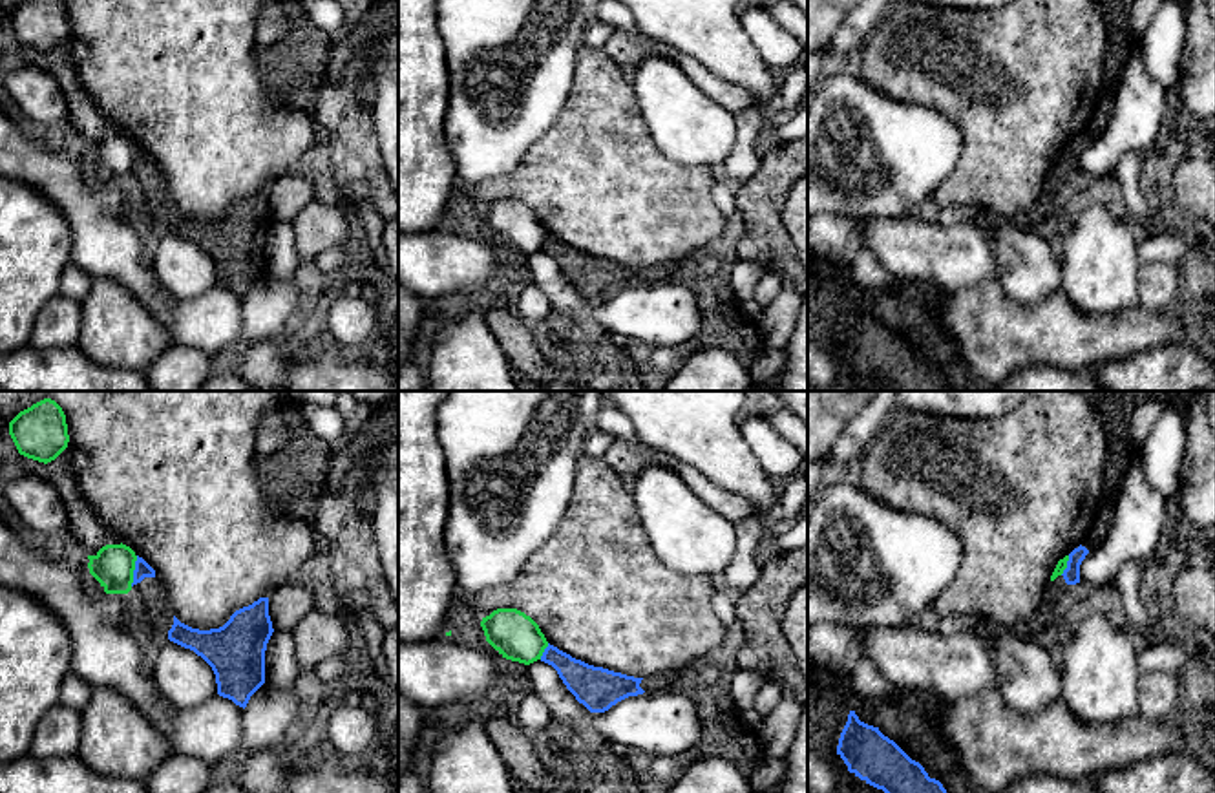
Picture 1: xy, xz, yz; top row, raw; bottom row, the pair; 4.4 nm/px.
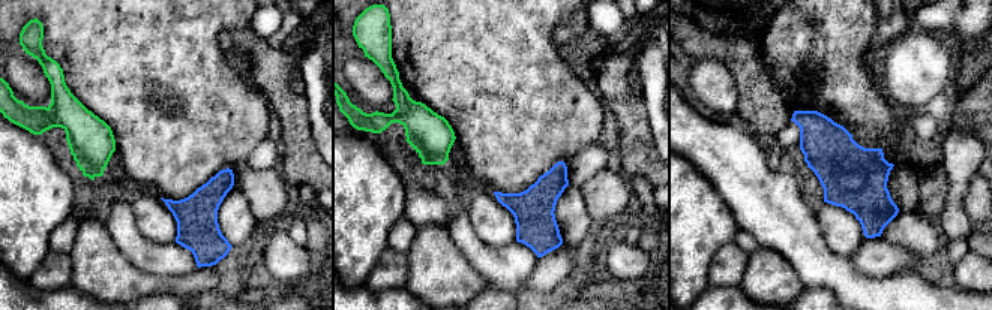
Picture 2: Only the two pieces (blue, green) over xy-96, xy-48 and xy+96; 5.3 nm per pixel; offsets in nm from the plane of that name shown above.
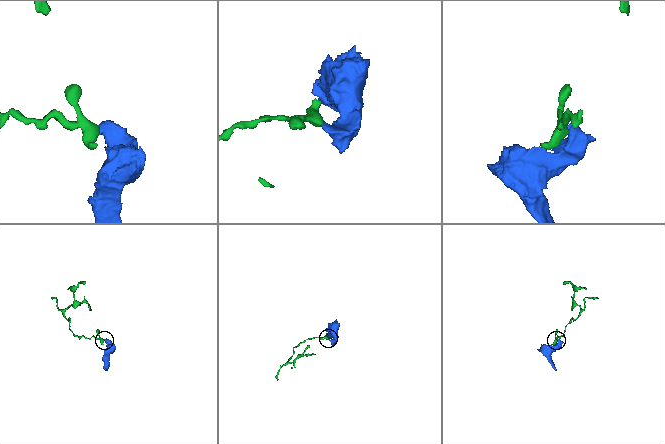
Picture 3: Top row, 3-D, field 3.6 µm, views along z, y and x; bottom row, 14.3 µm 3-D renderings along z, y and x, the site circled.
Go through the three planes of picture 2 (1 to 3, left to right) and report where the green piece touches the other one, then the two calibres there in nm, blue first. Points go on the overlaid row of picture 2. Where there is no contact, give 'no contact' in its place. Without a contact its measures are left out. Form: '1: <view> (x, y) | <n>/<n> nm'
1: no contact
2: no contact
3: no contact

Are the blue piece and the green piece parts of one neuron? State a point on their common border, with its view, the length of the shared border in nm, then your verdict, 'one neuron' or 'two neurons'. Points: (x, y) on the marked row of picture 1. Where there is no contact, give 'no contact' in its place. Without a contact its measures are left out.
xy (134, 570) | 140 nm | two neurons

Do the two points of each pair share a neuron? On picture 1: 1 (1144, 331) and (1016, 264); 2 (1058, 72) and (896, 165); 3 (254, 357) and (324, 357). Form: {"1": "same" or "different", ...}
{"1": "different", "2": "different", "3": "same"}

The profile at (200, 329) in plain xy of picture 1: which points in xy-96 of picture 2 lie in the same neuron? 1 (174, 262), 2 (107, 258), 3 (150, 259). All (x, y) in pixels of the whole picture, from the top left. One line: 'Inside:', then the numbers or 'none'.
Inside: 1, 3

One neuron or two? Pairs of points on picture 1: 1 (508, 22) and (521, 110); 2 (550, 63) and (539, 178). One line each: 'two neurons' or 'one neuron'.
1: one neuron
2: two neurons

